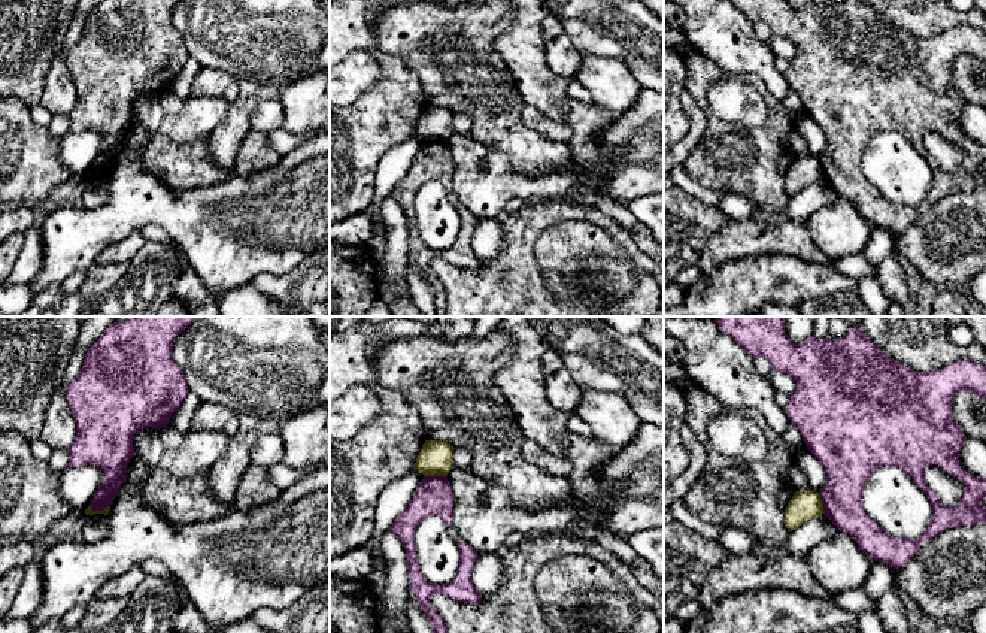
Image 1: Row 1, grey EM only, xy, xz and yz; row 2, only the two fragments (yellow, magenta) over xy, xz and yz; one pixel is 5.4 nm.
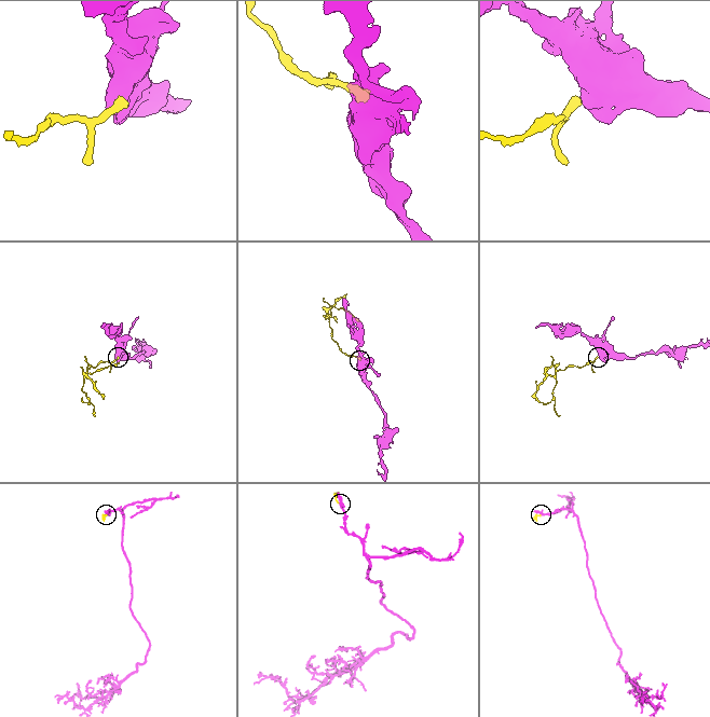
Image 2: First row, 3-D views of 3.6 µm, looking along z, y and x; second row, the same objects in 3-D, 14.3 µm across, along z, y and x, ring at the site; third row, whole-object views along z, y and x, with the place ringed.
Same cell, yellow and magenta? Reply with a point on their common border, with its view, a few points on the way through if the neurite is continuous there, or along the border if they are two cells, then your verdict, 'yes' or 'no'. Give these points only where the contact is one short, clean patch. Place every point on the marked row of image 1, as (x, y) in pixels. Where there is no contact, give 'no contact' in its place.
xy (99, 511) | along xy (109, 505), (102, 509), (90, 508) | no

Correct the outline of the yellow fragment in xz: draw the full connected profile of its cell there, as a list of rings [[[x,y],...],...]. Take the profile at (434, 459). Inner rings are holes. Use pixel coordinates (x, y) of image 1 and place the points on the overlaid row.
[[[425,440],[416,458],[415,470],[424,476],[446,476],[453,469],[453,449],[448,442]]]

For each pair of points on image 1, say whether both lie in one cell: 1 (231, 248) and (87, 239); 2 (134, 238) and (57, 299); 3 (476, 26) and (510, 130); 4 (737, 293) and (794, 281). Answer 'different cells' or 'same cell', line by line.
1: same cell
2: different cells
3: same cell
4: same cell

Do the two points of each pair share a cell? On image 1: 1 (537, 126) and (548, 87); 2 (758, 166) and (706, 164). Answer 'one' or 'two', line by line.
1: two
2: one

